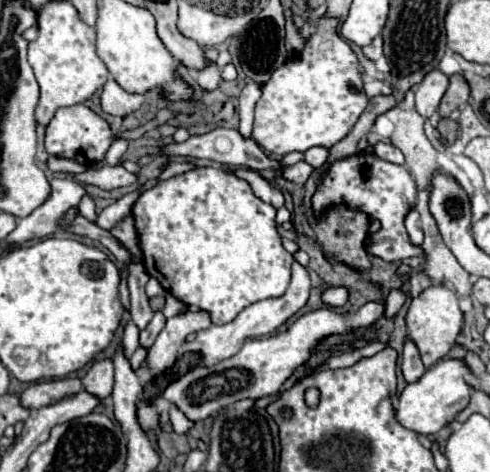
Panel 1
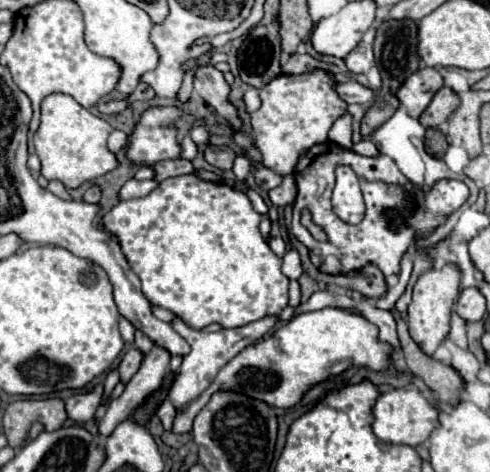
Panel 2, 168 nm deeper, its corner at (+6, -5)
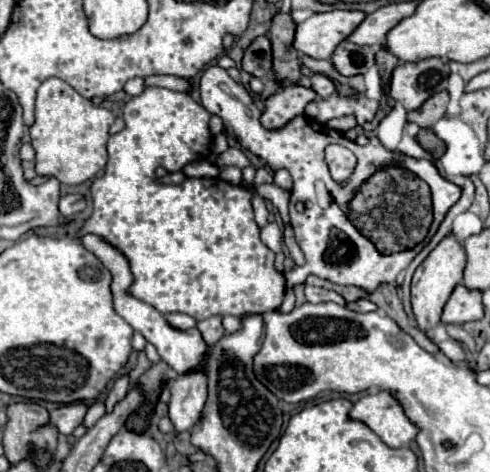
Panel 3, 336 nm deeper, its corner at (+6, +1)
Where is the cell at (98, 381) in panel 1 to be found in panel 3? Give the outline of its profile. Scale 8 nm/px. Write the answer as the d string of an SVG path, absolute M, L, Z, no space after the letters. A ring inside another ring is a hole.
M81 402L59 406L57 410L53 410L49 414L49 424L53 424L59 434L69 436L83 422L85 412L87 412L87 406L81 404Z

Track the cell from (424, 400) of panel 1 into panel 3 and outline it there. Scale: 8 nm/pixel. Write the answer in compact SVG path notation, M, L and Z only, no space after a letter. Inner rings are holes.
M383 390L357 400L349 418L367 424L389 448L407 446L417 436L417 428L409 422L403 408L389 392Z

